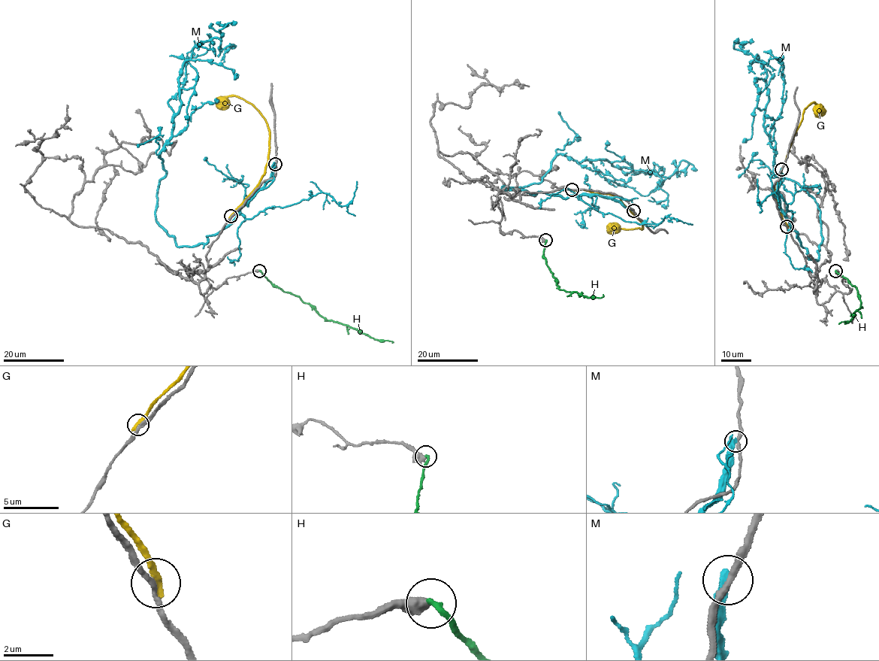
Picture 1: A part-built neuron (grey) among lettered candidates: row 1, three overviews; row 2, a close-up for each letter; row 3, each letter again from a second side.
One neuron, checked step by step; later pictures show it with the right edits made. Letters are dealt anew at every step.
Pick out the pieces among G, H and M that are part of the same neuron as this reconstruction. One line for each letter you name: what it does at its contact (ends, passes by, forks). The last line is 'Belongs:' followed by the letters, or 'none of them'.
Belongs: none of them

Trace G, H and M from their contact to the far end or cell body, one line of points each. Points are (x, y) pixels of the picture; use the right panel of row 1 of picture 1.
G: (787, 226), (774, 196), (774, 184), (804, 109), (812, 102), (817, 104), (815, 109), (821, 115)
H: (835, 271), (856, 286), (862, 307), (853, 312), (850, 320), (838, 323)
M: (781, 169), (780, 205), (817, 260), (820, 210), (774, 171), (756, 55), (775, 58), (778, 74)

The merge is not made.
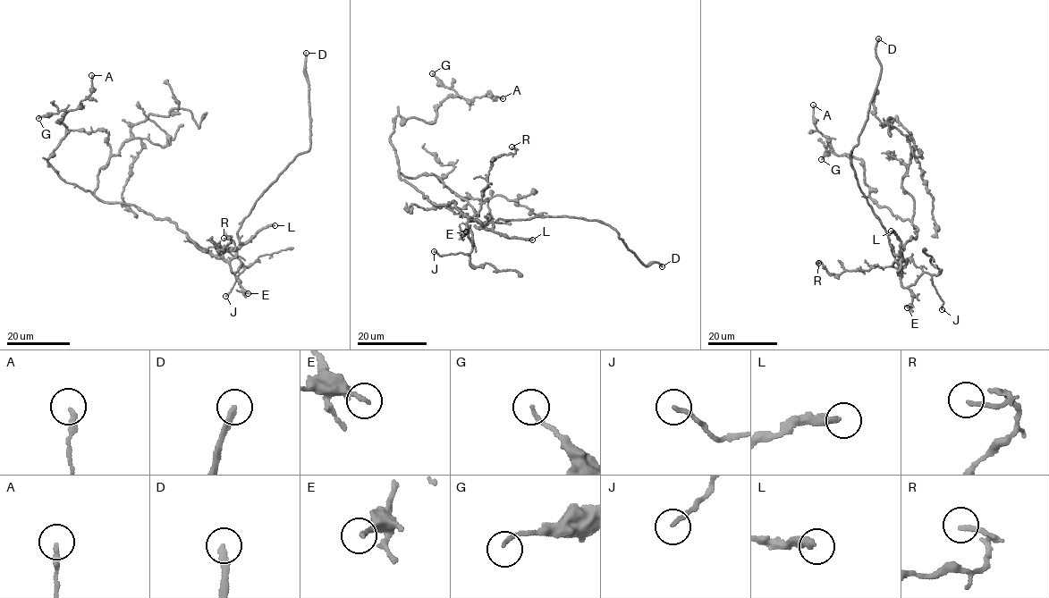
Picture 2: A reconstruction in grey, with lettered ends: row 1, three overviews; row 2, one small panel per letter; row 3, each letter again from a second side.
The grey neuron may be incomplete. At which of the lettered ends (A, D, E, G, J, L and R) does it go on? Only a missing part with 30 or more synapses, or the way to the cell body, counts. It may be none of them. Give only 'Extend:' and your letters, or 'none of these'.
Extend: D, L

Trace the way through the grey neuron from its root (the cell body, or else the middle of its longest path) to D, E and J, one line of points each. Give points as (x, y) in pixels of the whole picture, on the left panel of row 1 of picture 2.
D: (188, 236), (202, 250), (231, 261), (241, 243), (237, 231), (254, 205), (291, 161), (309, 148), (306, 53)
E: (188, 236), (202, 250), (228, 262), (241, 288), (248, 293)
J: (188, 236), (202, 250), (228, 262), (232, 273), (237, 272), (242, 263), (244, 270), (225, 296)

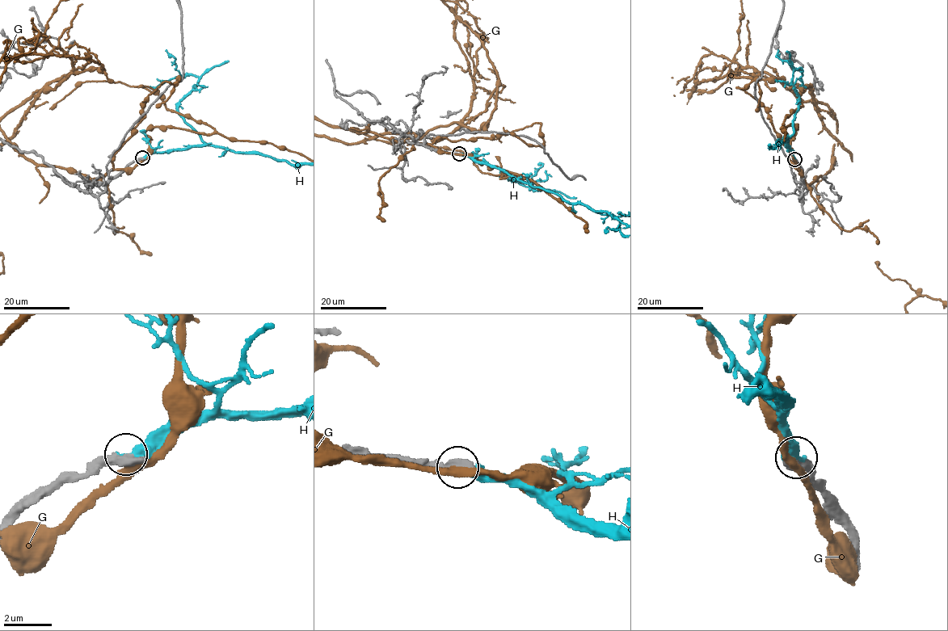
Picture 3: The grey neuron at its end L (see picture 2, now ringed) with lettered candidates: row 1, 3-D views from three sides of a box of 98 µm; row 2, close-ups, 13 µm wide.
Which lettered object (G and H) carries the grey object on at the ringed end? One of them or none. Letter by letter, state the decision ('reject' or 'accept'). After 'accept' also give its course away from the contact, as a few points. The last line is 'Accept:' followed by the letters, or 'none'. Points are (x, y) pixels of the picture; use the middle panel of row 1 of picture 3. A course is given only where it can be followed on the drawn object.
G: reject
H: accept
Accept: H

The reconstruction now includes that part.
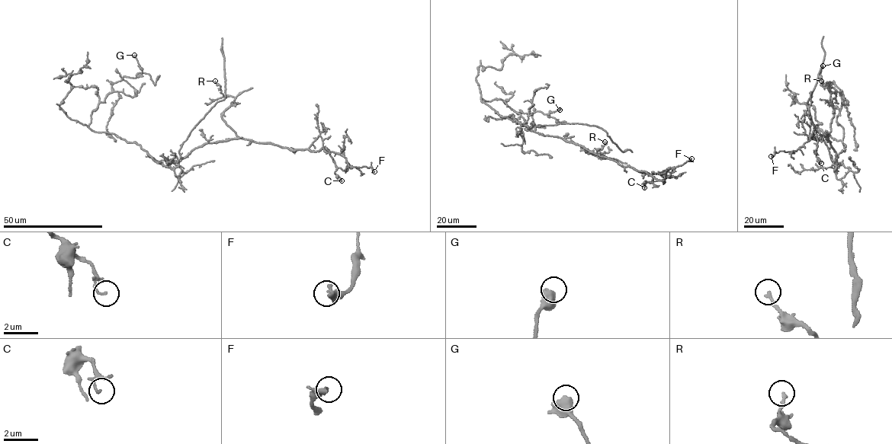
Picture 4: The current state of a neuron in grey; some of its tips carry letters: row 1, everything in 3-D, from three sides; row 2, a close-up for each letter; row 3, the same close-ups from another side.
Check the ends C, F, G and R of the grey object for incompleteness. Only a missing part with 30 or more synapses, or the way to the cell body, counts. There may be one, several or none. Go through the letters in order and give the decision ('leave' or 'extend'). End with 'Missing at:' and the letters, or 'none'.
C: leave
F: leave
G: leave
R: leave
Missing at: none

